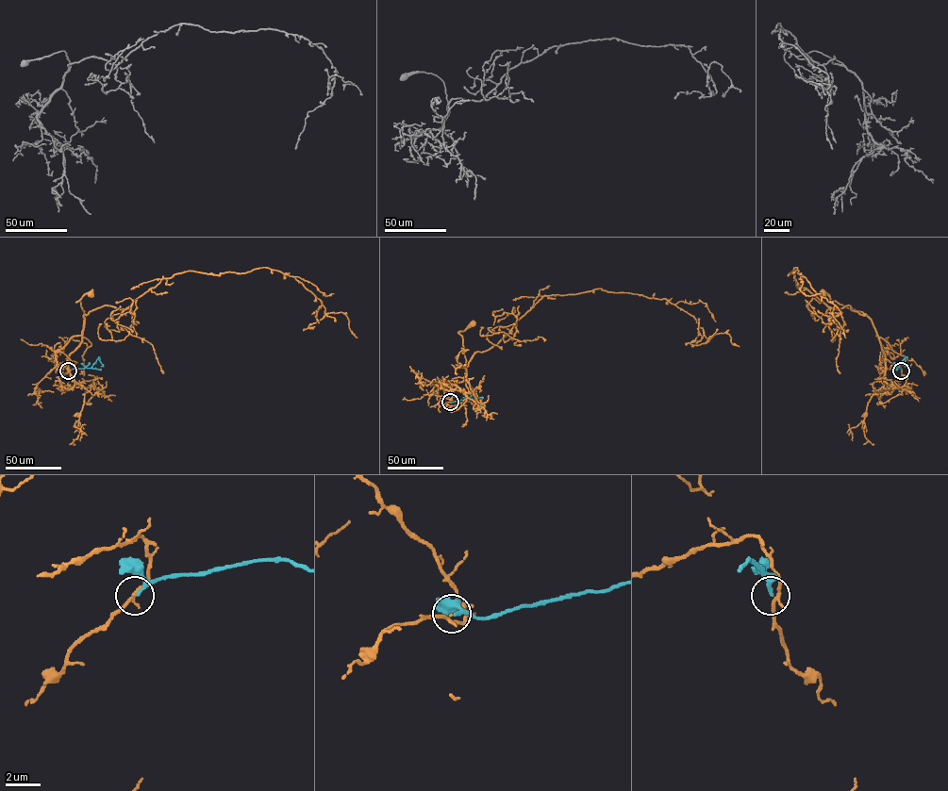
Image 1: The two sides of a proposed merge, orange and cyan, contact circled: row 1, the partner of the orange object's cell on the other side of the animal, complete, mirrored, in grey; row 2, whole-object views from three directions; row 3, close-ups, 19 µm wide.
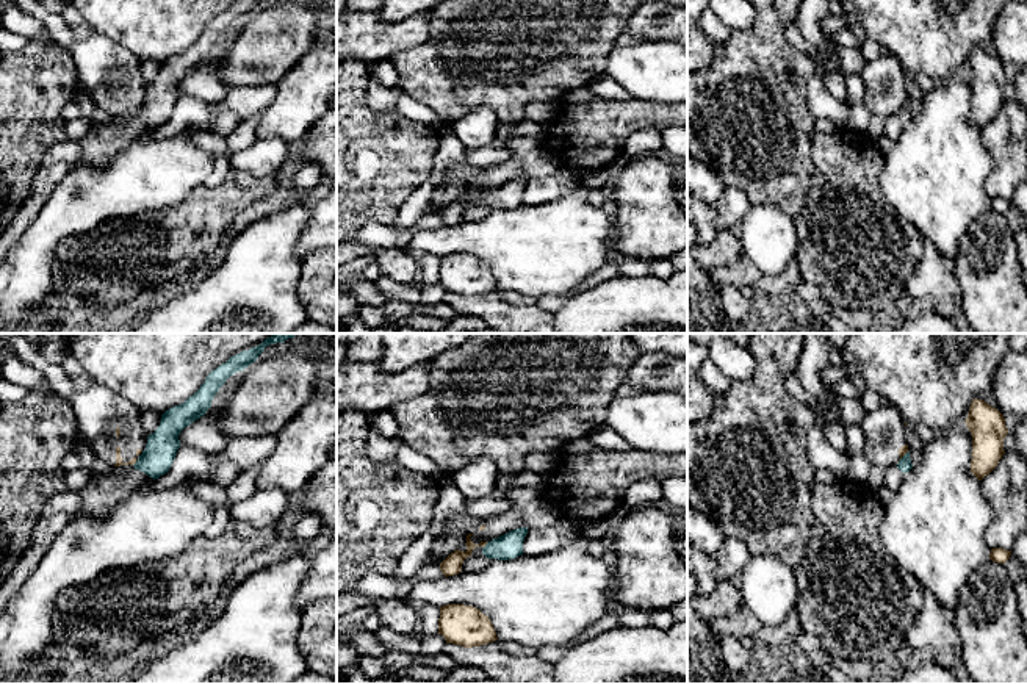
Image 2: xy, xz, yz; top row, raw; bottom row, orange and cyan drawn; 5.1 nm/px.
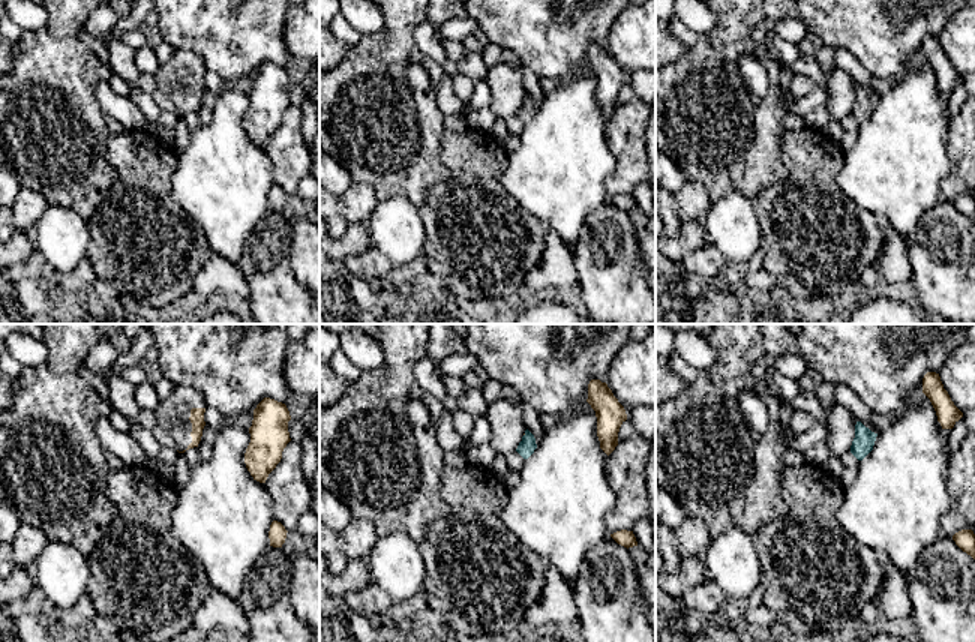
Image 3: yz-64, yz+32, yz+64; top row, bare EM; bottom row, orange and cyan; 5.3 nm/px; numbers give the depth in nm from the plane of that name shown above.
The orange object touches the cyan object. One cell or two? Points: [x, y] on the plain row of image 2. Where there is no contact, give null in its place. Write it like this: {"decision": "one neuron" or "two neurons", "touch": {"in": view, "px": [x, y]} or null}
{"decision": "two neurons", "touch": {"in": "xy", "px": [135, 111]}}

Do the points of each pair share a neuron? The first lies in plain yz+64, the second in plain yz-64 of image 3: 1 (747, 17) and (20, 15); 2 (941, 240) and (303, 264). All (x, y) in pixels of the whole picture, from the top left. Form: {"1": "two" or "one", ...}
{"1": "two", "2": "two"}

